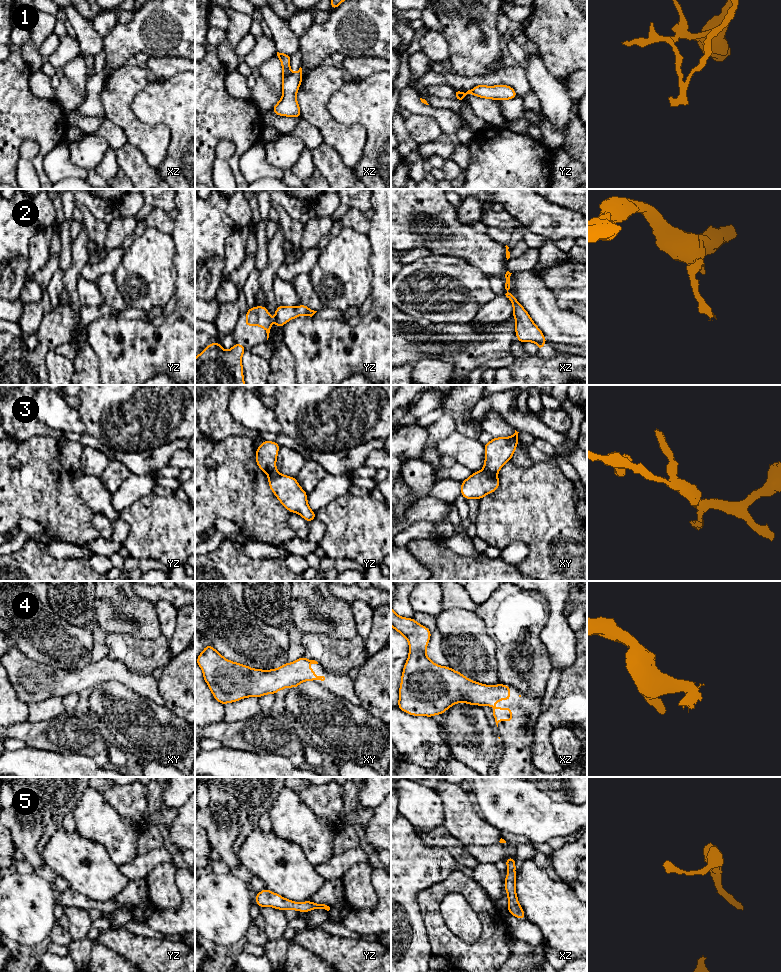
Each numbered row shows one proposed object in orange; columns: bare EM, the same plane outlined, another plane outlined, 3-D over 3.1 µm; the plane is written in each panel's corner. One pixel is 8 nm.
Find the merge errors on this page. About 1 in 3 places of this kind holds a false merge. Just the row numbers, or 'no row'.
3

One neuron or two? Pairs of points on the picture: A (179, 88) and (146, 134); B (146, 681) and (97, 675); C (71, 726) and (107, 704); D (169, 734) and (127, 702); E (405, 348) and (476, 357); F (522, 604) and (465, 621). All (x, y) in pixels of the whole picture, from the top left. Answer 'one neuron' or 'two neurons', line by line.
A: two neurons
B: one neuron
C: two neurons
D: one neuron
E: one neuron
F: two neurons

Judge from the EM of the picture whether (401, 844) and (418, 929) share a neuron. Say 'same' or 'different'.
same

